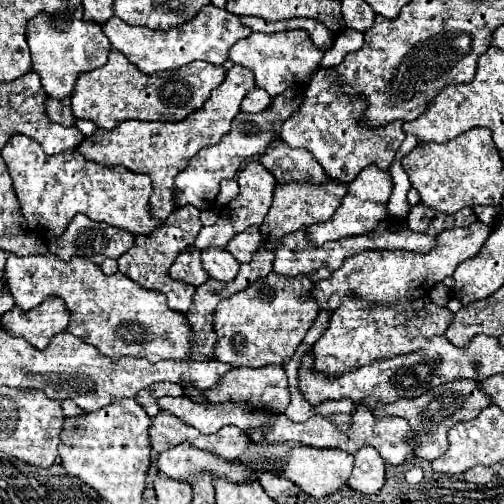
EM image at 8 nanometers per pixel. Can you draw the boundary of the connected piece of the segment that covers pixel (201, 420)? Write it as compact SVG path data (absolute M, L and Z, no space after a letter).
M158 397L156 399L160 411L170 411L180 417L184 423L196 427L200 433L216 433L224 425L236 425L242 431L262 427L268 421L268 411L246 411L236 405L218 403L218 405L198 405L188 397Z

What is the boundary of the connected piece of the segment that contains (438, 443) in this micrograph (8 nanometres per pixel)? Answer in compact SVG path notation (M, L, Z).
M456 379L456 381L444 383L436 389L430 389L428 393L424 393L416 399L400 399L390 405L380 405L374 409L374 415L376 417L386 417L386 415L404 417L416 435L416 443L418 443L418 447L414 451L416 457L432 461L432 459L440 457L442 453L446 453L446 449L448 449L446 435L454 423L470 421L470 419L478 417L478 413L490 405L492 405L492 399L488 397L488 393L484 393L484 389L480 389L480 383L476 383L472 379Z

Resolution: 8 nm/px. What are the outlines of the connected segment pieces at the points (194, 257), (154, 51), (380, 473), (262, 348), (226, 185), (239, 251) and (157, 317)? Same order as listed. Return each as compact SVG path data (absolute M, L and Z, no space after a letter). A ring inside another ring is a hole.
M188 247L184 249L176 261L172 263L170 267L170 277L176 279L176 281L184 281L184 283L190 283L194 287L200 287L202 283L208 281L208 273L204 271L202 267L202 261L200 261L200 249L196 247Z
M206 5L192 21L168 31L154 31L148 27L128 25L126 21L120 21L116 15L112 15L108 23L102 23L102 31L110 39L114 49L122 51L128 57L128 61L132 61L136 67L142 69L142 73L148 75L158 71L180 69L182 65L198 59L208 61L212 65L224 65L224 61L228 59L228 49L238 39L248 37L252 33L246 25L242 25L240 17L228 13L226 9L216 9L214 5Z
M362 447L354 453L354 469L348 479L348 487L364 495L372 495L384 485L384 469L386 465L380 453L372 447Z
M268 273L252 283L252 287L220 301L214 311L214 331L218 335L216 359L232 367L286 365L318 315L316 301L308 297L312 285L308 277L280 277Z
M222 181L216 203L218 205L228 205L236 195L238 195L238 183L236 181Z
M256 227L246 229L244 233L238 233L228 245L226 249L240 261L240 263L248 263L252 261L252 255L256 253L256 249L262 243L262 233Z
M50 251L40 257L10 255L4 273L8 289L20 309L34 309L50 295L62 297L70 311L68 333L74 333L82 341L94 345L110 359L120 359L122 355L146 357L150 363L162 359L192 359L192 327L184 313L168 309L168 301L162 293L148 291L122 273L108 277L92 261L72 257L66 263Z

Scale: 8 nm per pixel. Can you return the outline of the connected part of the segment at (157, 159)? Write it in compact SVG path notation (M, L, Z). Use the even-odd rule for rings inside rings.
M234 65L222 85L218 85L202 109L190 113L184 121L168 123L168 121L122 121L118 129L98 129L92 137L86 137L80 143L80 153L86 159L92 159L102 165L124 165L130 171L146 173L154 183L154 193L150 195L150 211L158 221L166 221L176 209L176 185L174 179L180 171L184 171L190 159L204 147L218 143L228 131L230 121L240 113L240 103L250 89L254 89L254 77L246 67Z

